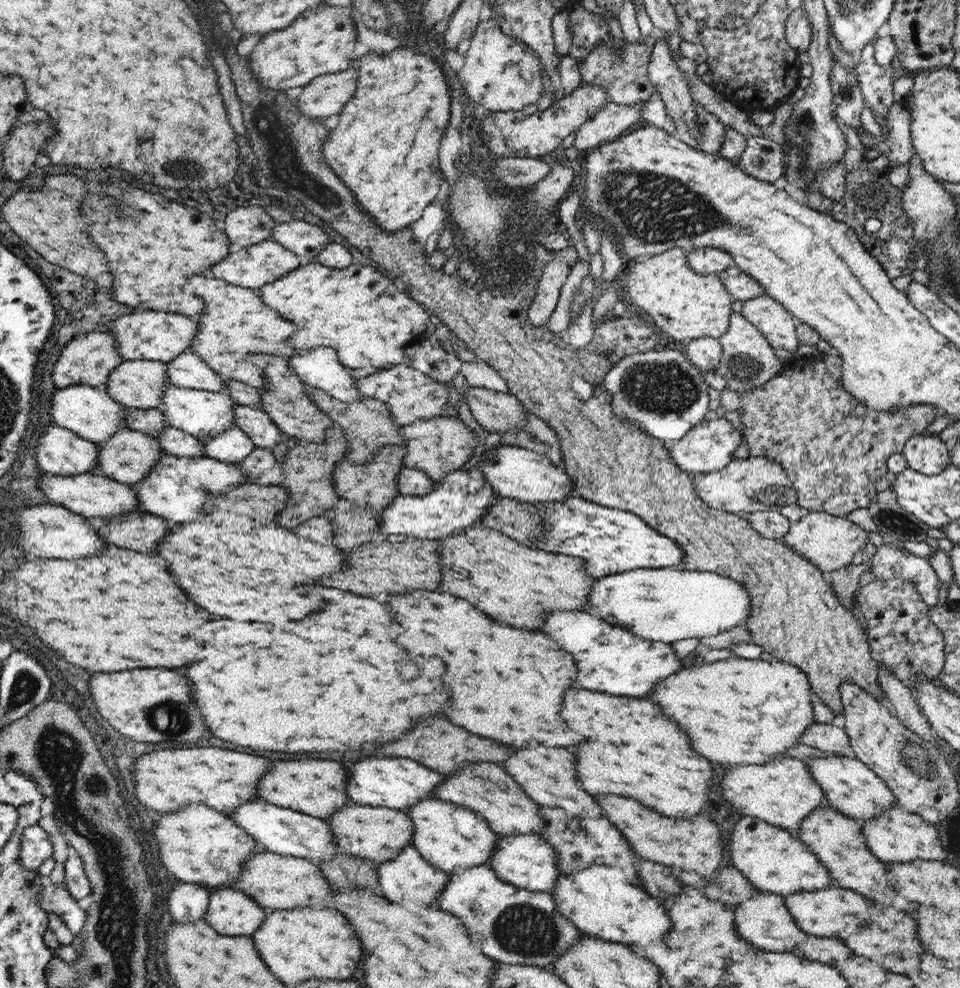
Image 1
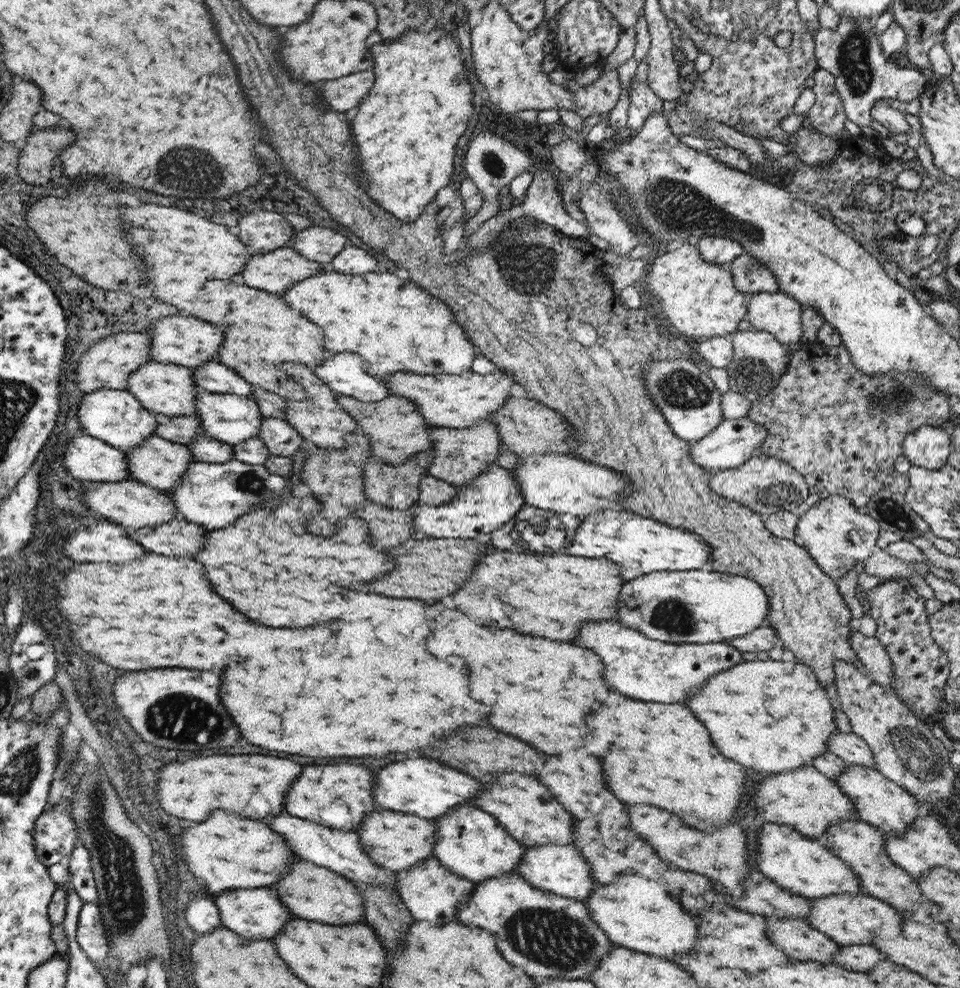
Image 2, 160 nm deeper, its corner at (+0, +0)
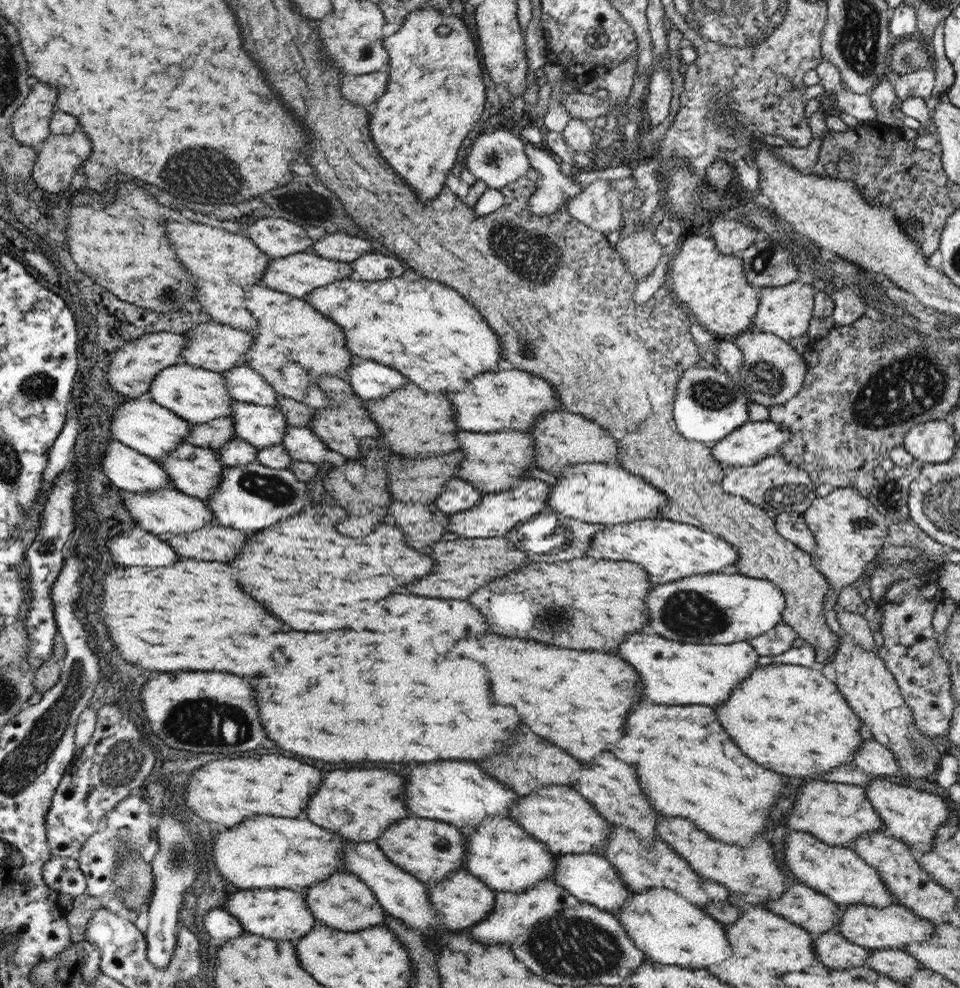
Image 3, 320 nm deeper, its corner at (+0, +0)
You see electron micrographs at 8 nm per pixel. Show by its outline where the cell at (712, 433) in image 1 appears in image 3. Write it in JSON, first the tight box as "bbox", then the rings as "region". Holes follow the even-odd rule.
{"bbox":[710,421,791,469],"region":[[[772,421],[748,422],[710,446],[714,460],[727,469],[754,466],[762,459],[779,455],[791,432]]]}

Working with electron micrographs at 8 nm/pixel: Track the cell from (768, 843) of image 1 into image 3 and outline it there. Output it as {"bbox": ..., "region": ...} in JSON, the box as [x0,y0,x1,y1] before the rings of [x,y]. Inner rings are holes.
{"bbox":[782,832,898,908],"region":[[[790,832],[782,850],[782,862],[788,868],[787,871],[794,876],[794,880],[830,898],[834,904],[864,904],[879,908],[898,904],[886,884],[882,884],[878,872],[856,855],[852,848],[830,846],[806,832]]]}

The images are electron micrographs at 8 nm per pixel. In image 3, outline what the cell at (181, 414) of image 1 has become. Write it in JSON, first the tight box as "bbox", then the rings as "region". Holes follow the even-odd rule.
{"bbox":[230,401,289,450],"region":[[[233,401],[230,420],[234,422],[235,438],[253,444],[258,450],[282,445],[289,428],[288,421],[278,408],[240,401]]]}

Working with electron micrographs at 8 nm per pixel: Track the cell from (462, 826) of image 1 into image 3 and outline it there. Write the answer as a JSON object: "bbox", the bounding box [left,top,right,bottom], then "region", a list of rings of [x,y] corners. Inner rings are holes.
{"bbox":[463,816,558,892],"region":[[[491,816],[486,823],[481,823],[476,828],[463,829],[463,835],[467,840],[464,869],[480,878],[495,892],[525,892],[546,879],[552,879],[557,870],[558,854],[550,852],[545,844],[530,836],[512,818]]]}

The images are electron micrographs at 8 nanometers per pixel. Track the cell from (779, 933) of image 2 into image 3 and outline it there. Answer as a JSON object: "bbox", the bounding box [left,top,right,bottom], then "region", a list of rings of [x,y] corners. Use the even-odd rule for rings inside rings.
{"bbox":[812,933,871,970],"region":[[[822,933],[812,938],[820,962],[834,970],[864,967],[871,949],[849,942],[839,933]]]}

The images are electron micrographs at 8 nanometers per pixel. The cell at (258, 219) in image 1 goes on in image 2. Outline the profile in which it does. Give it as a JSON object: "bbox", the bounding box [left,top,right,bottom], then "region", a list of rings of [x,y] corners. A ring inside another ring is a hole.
{"bbox":[236,212,295,255],"region":[[[250,212],[238,222],[236,234],[249,247],[251,255],[272,252],[290,246],[295,237],[294,228],[276,212]]]}

